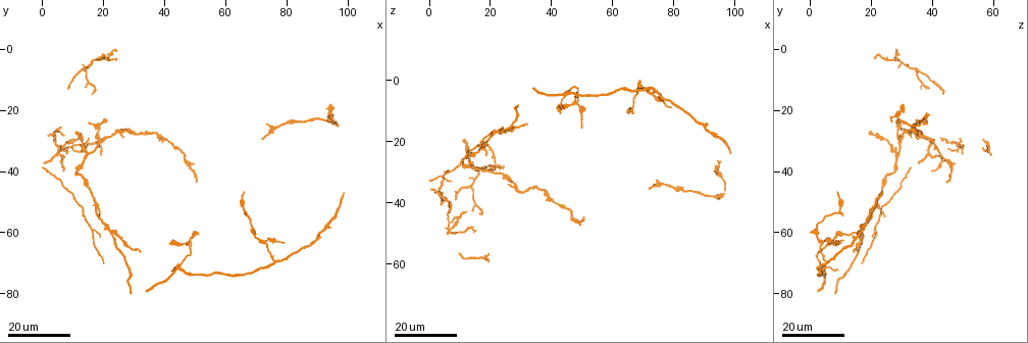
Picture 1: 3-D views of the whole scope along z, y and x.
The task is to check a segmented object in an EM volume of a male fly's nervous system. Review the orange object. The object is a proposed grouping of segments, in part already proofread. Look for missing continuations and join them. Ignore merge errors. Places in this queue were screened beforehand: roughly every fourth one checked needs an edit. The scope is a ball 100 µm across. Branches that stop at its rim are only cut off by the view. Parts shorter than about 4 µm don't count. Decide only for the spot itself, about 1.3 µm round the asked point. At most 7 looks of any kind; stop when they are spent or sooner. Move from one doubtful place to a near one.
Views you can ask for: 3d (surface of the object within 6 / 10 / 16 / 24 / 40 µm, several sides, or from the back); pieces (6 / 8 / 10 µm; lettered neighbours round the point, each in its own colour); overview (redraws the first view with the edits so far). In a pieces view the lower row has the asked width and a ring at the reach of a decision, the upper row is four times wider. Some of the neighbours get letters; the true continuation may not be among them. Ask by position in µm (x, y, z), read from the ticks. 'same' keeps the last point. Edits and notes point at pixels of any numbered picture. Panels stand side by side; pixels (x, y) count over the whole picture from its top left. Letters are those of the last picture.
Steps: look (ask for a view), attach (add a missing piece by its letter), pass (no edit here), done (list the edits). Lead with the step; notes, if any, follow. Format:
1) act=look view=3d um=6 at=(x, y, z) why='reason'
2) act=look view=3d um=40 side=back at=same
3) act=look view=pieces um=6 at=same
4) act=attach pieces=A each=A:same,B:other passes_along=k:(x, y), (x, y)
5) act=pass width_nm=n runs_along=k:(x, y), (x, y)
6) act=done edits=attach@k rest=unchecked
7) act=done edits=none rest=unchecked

act=look view=3d um=24 at=(19, 30, 56) why='an open end'

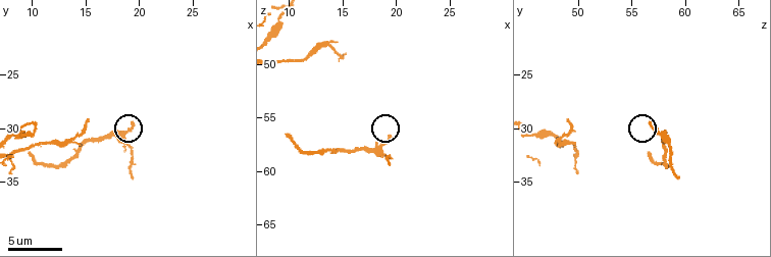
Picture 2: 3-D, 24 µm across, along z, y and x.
act=look view=3d um=10 at=(19.4, 29.4, 56.6)

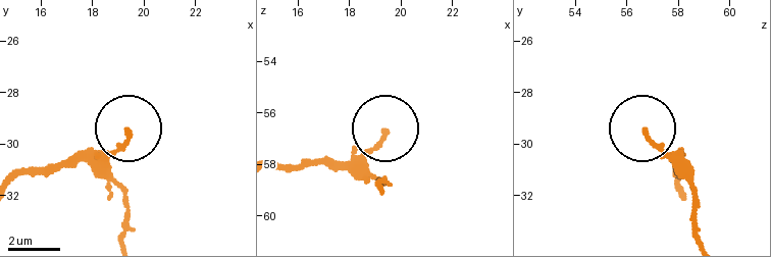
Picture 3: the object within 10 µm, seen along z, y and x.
act=look view=pieces um=6 at=(19.4, 29.5, 56.6)

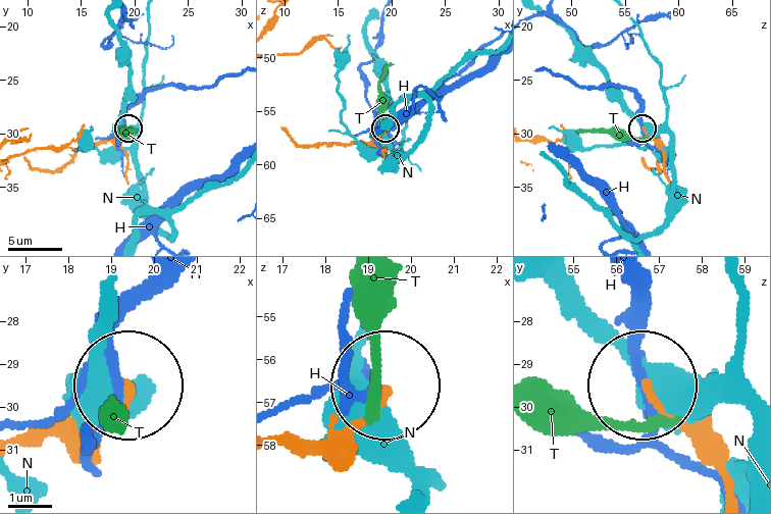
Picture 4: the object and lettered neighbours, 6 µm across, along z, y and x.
act=pass width_nm=160 each=H:other,N:other,T:other found='none of them fits'

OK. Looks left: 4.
act=look view=3d um=24 at=(51, 44, 45) why='an open end'

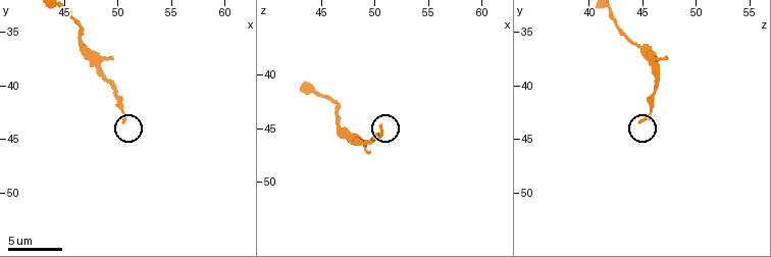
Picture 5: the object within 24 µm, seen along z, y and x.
act=look view=pieces um=8 at=(50.4, 43.4, 44.8)

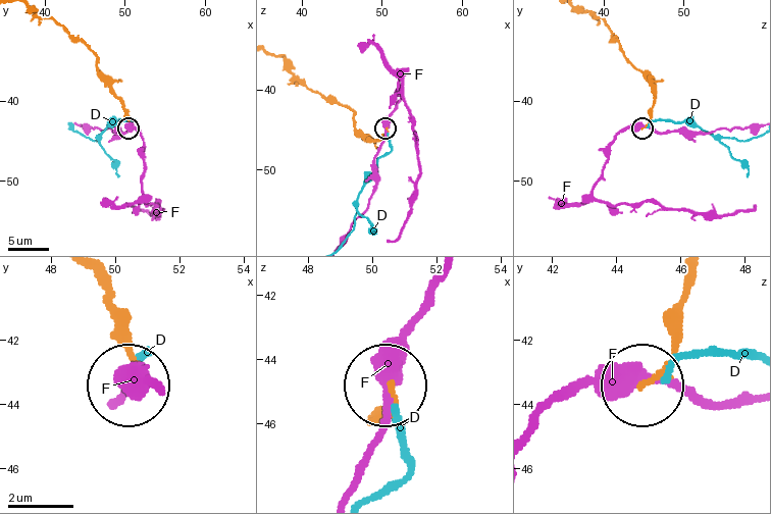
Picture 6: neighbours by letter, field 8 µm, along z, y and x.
act=pass width_nm=140 each=D:other,F:other found='none of them fits'

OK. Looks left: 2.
act=look view=3d um=24 at=(16, 14, 43) why='free end'

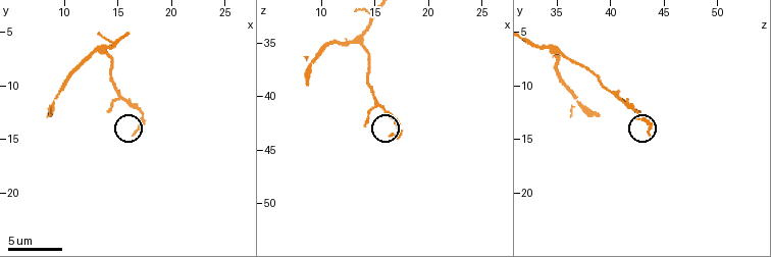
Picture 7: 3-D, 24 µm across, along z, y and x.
act=look view=pieces um=6 at=(16.6, 14.6, 43.4)

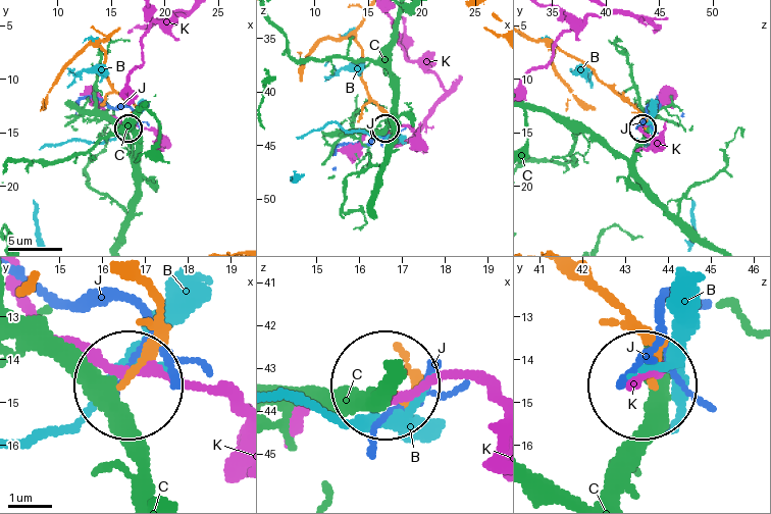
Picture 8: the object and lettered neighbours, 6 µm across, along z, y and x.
act=pass each=B:other,C:other,J:other,K:other runs_along=8:(141, 280), (159, 324), (134, 375) found='none of them fits'

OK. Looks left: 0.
act=done edits=none rest=unchecked

